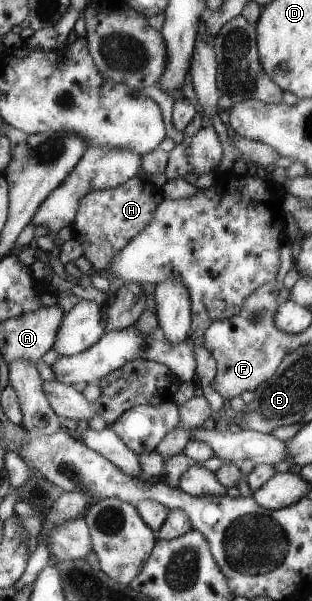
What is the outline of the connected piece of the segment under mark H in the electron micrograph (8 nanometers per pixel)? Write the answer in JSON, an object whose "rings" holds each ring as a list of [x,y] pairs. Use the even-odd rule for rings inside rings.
{"rings":[[[144,176],[131,177],[112,189],[91,191],[80,198],[79,212],[75,224],[71,226],[74,230],[73,239],[79,241],[83,256],[96,271],[109,270],[117,254],[121,254],[128,242],[149,226],[163,200],[162,187],[155,186]]]}

